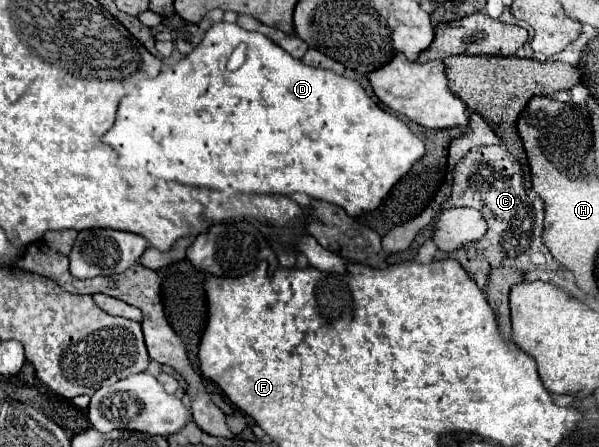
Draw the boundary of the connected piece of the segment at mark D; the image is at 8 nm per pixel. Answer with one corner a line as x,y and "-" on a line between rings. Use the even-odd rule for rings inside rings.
229,22
213,24
191,54
127,94
119,102
117,120
103,142
155,178
219,192
269,196
303,192
341,206
349,216
375,210
411,166
425,156
423,140
401,118
383,110
357,80
307,66
287,56
267,36
-
239,44
245,44
247,50
237,48

